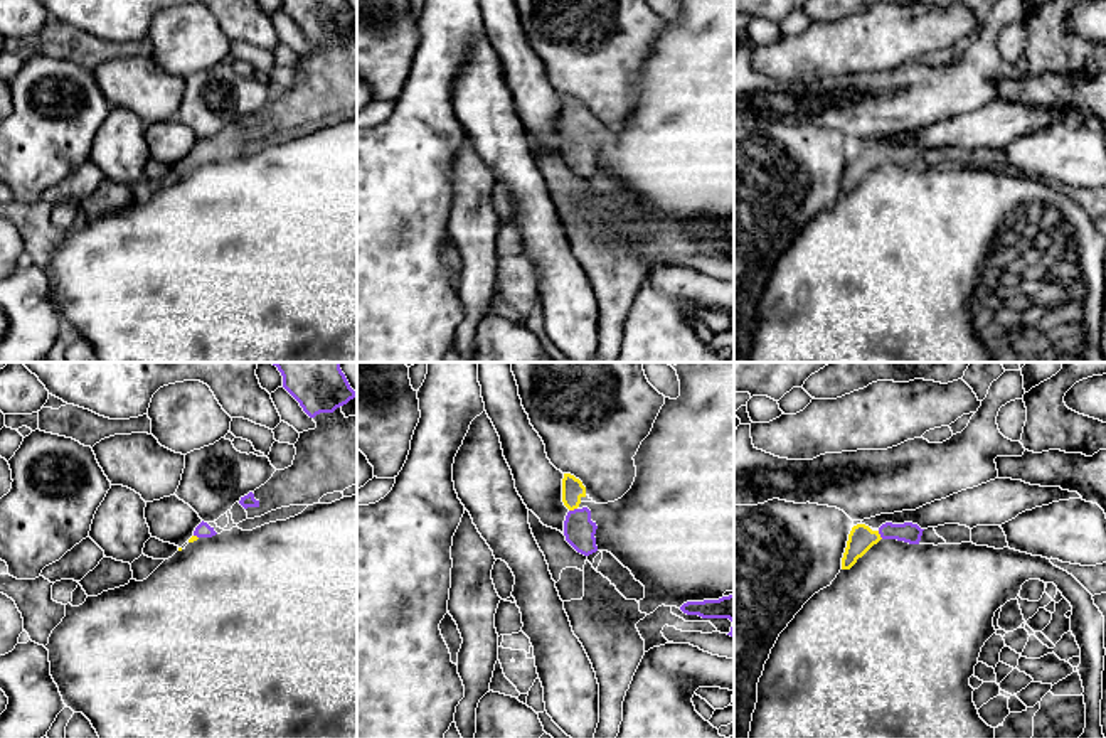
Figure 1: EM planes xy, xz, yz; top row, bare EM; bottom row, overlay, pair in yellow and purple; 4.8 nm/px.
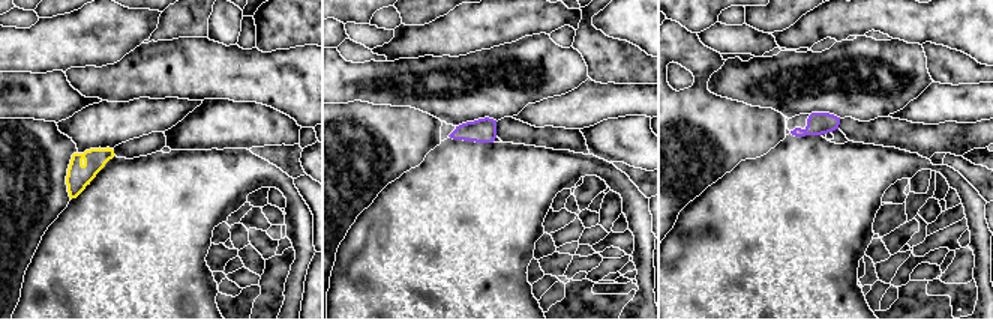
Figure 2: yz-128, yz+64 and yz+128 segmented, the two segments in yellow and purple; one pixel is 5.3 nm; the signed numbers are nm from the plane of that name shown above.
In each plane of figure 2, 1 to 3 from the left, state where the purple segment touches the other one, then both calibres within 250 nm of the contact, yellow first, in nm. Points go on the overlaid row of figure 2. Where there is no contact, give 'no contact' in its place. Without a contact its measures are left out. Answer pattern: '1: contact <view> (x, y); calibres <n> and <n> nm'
1: no contact
2: no contact
3: no contact

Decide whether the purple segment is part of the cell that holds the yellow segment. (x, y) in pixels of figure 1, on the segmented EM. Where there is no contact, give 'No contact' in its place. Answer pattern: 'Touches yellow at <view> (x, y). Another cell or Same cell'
Touches yellow at xz (573, 509). Same cell

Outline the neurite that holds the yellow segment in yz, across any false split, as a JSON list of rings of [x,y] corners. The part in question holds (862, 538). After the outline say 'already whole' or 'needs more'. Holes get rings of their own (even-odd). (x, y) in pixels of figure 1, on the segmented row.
[[[885,522],[877,531],[872,531],[865,524],[857,524],[848,534],[847,548],[842,558],[842,570],[850,570],[857,559],[862,558],[880,539],[897,539],[909,544],[919,544],[923,531],[924,529],[912,522]]]; needs more

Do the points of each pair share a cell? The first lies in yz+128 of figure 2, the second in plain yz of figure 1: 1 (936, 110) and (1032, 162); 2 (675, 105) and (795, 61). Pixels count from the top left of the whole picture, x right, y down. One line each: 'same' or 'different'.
1: different
2: different

